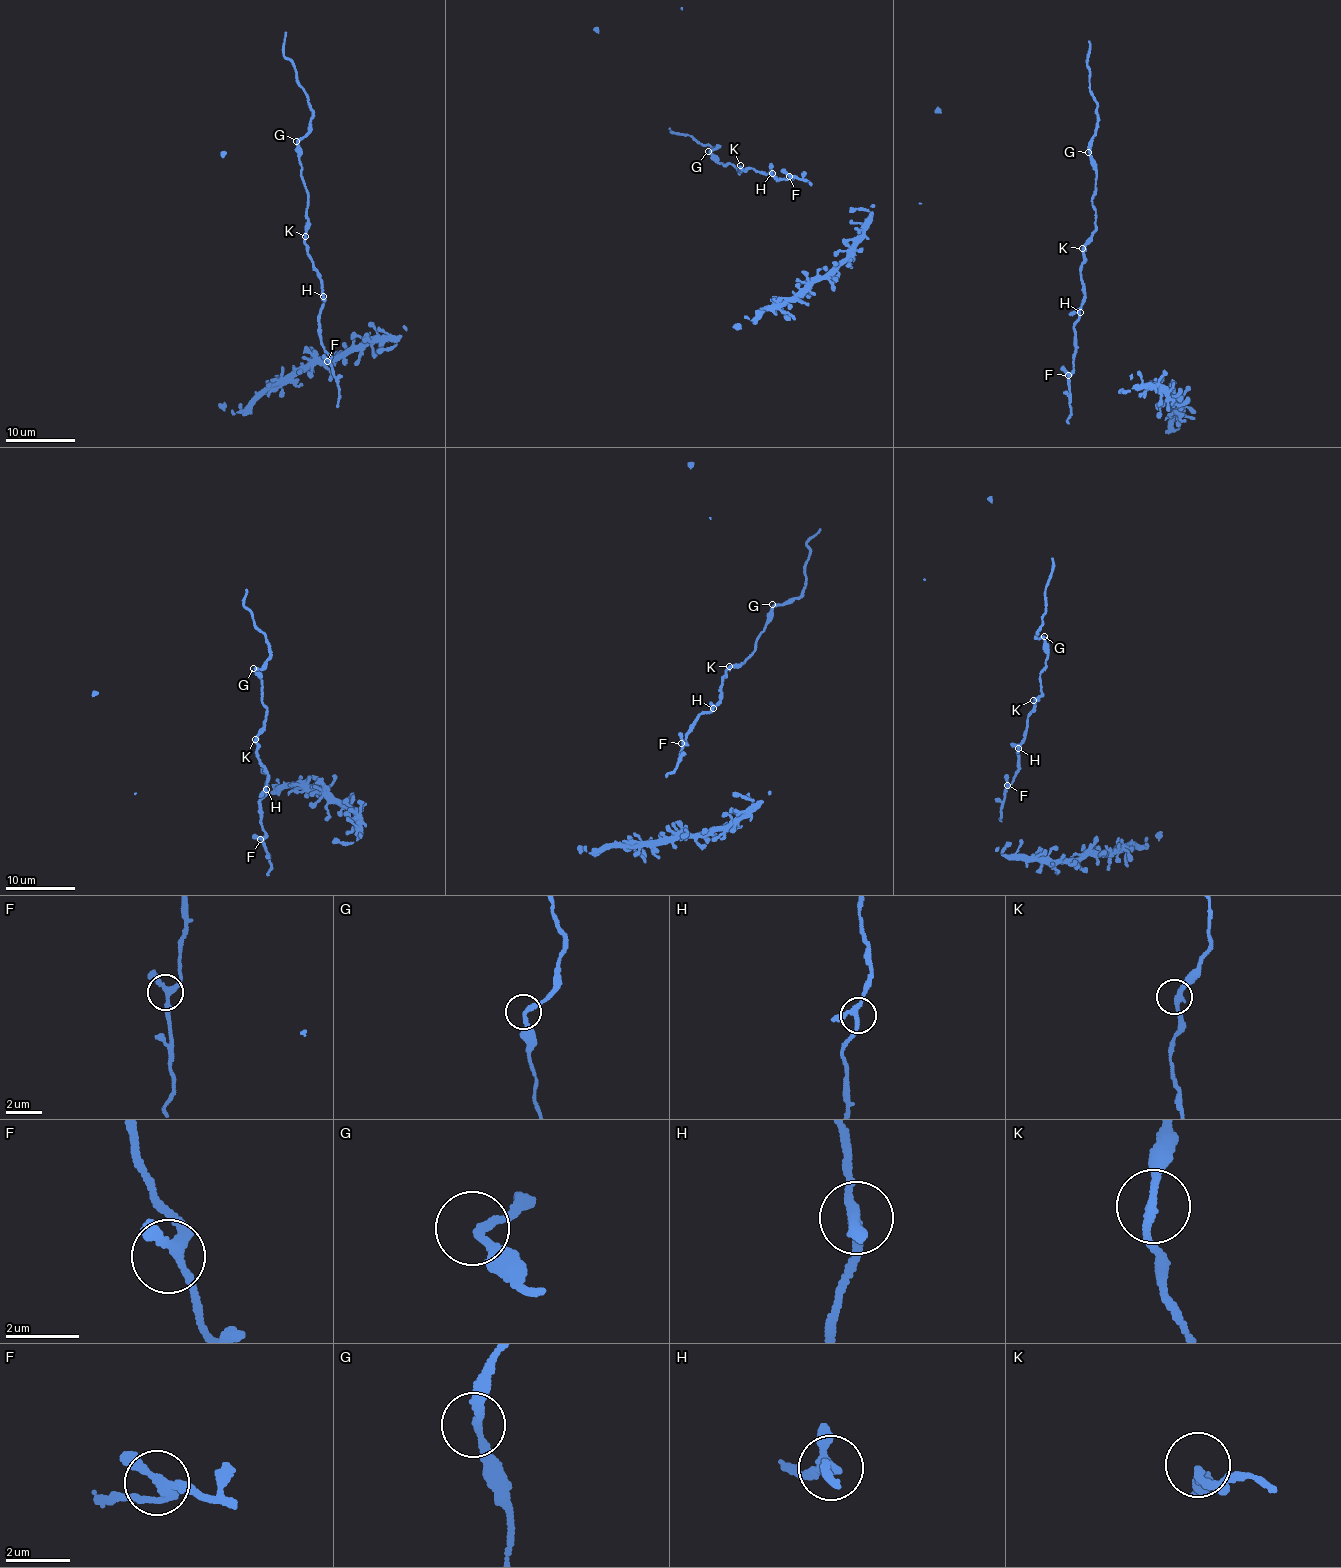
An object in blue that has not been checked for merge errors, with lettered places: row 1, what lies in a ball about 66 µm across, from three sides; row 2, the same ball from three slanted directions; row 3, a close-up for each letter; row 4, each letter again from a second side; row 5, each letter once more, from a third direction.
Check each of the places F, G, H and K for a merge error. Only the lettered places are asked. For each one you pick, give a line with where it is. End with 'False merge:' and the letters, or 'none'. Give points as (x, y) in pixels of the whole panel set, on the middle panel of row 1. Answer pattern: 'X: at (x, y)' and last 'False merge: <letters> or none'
False merge: none

